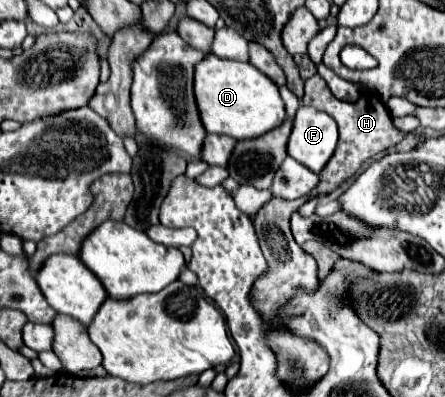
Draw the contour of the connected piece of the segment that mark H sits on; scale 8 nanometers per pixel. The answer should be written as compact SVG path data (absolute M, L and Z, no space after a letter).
M315 74L315 76L311 76L305 82L303 104L305 106L313 106L313 108L317 108L321 112L327 112L337 122L337 126L339 126L339 144L337 144L337 150L335 150L333 158L329 160L329 164L323 168L323 174L319 174L321 184L315 188L315 192L311 192L311 196L313 194L333 192L339 184L343 184L347 178L351 178L361 168L361 164L367 158L387 150L389 146L397 144L405 136L405 132L393 128L391 114L387 114L387 108L377 98L377 94L371 92L371 90L363 90L361 98L357 102L343 102L343 100L335 98L331 94L329 86L325 84L325 80L319 74Z

